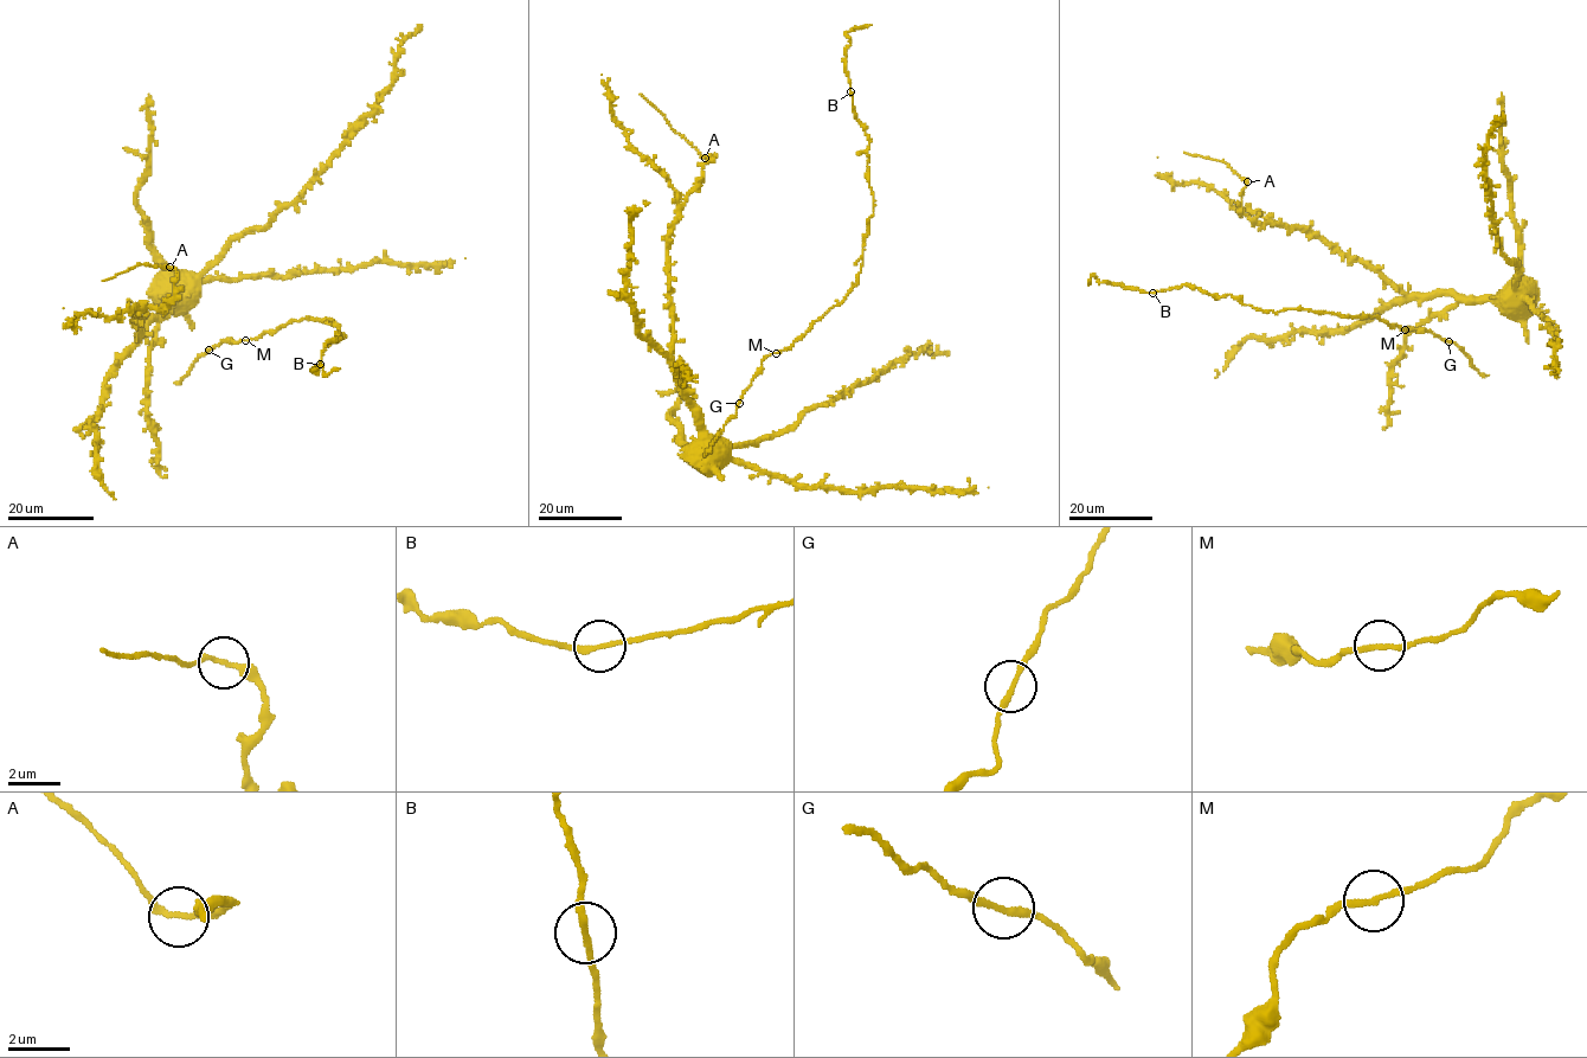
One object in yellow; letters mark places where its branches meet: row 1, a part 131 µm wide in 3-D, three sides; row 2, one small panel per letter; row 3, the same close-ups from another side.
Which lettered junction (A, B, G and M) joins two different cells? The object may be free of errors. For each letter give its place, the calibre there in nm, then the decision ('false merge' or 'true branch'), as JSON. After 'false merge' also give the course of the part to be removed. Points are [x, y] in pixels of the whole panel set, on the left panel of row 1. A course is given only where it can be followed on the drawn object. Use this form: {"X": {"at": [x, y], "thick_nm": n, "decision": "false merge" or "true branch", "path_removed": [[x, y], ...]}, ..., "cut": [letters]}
{"A": {"at": [169, 267], "thick_nm": 200, "decision": "false merge", "path_removed": [[169, 267], [140, 264], [103, 280]]}, "B": {"at": [320, 364], "thick_nm": 200, "decision": "true branch"}, "G": {"at": [209, 350], "thick_nm": 200, "decision": "true branch"}, "M": {"at": [245, 340], "thick_nm": 200, "decision": "true branch"}, "cut": ["A"]}

